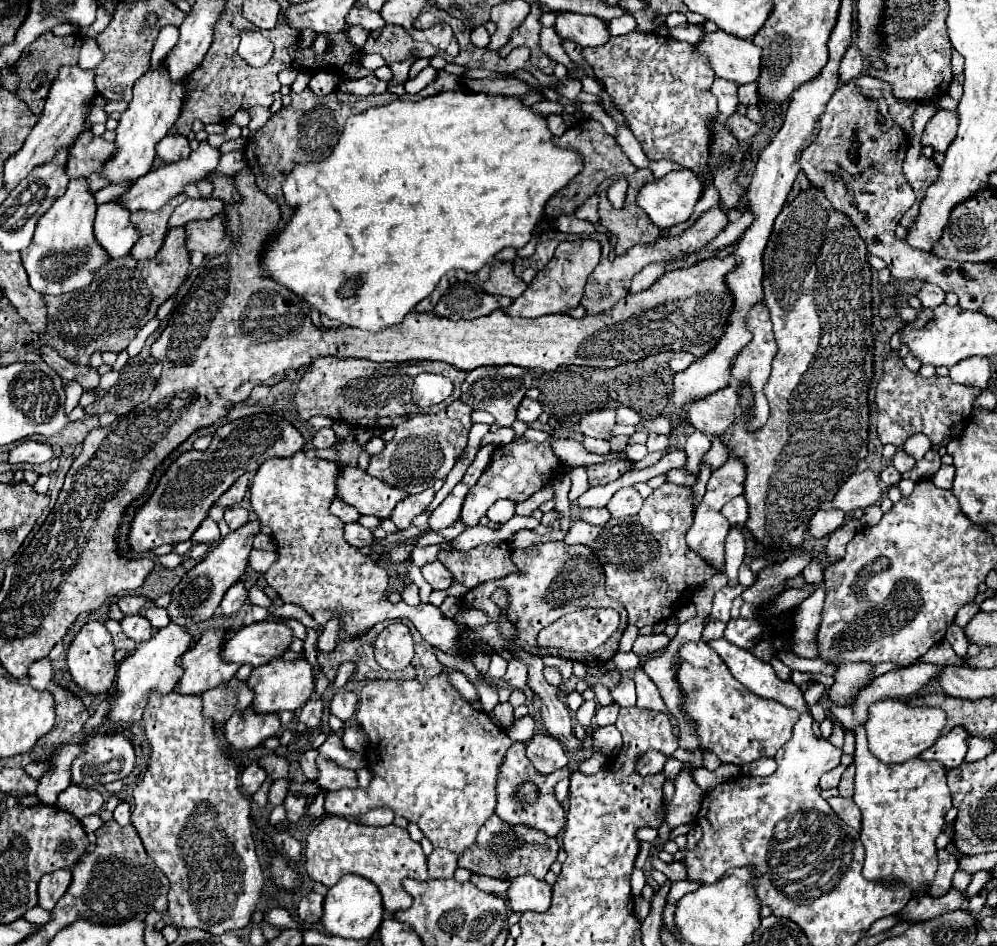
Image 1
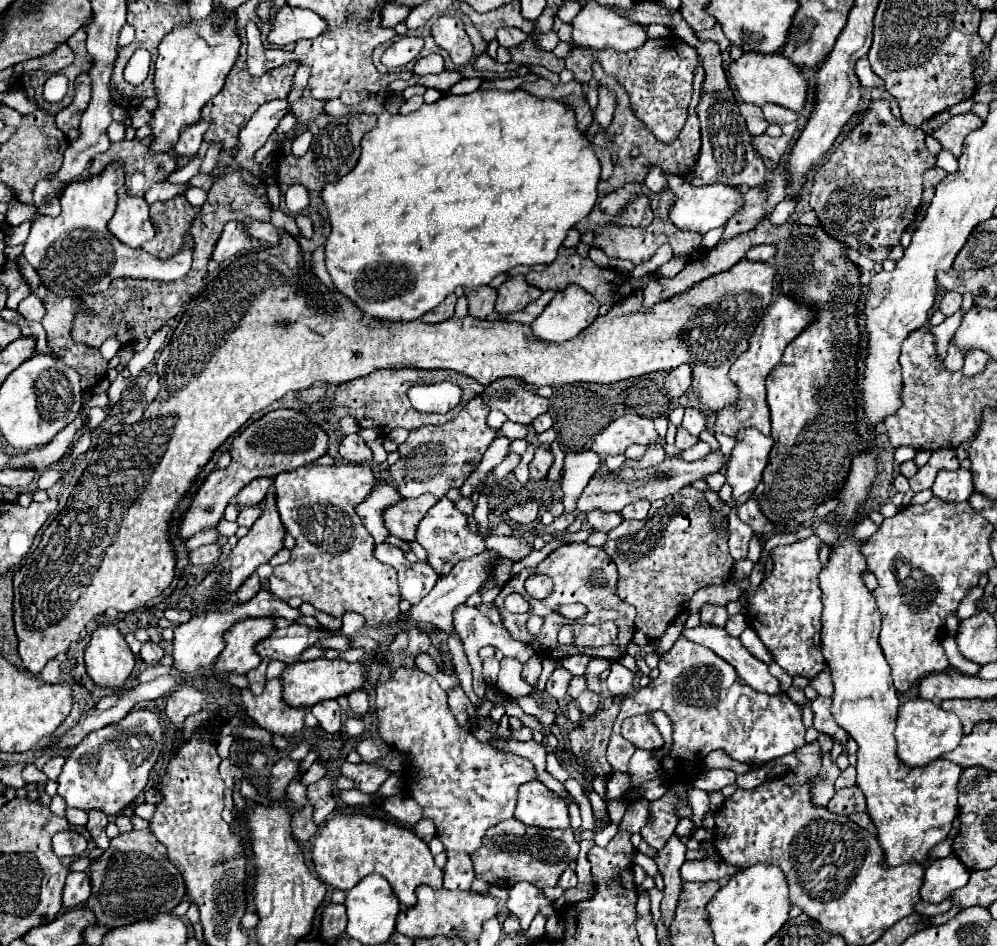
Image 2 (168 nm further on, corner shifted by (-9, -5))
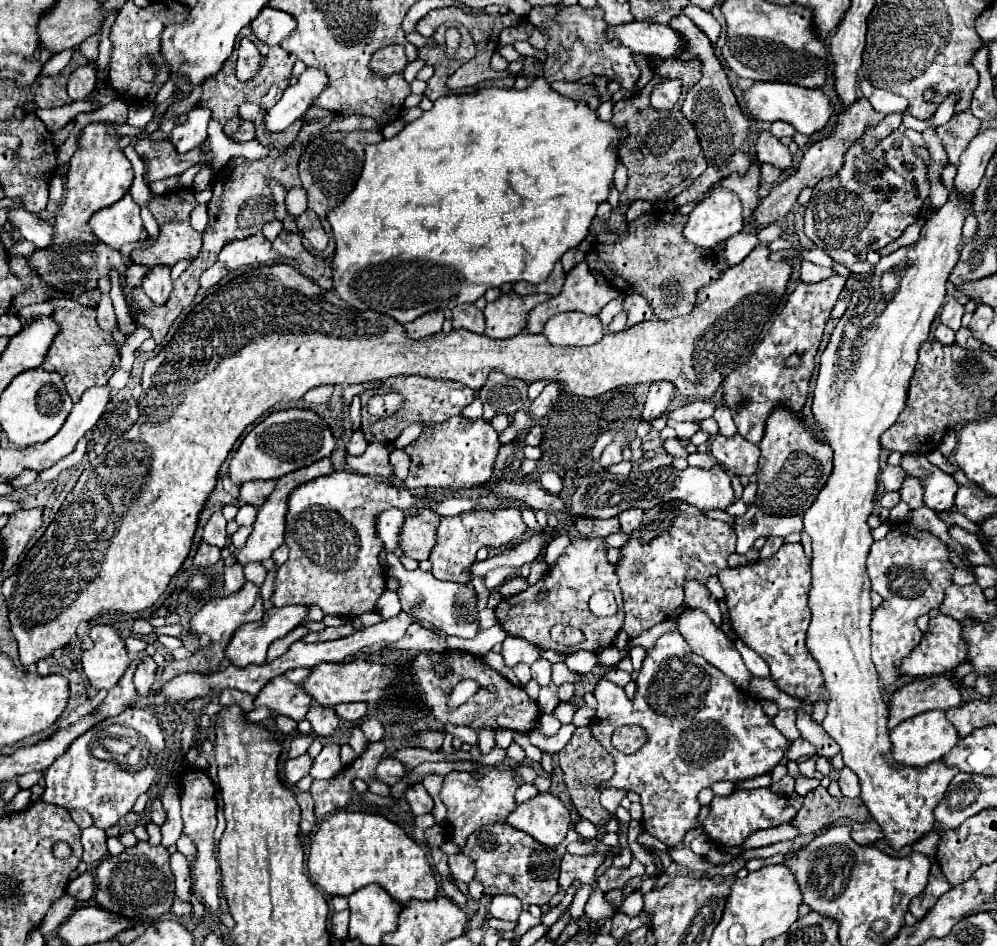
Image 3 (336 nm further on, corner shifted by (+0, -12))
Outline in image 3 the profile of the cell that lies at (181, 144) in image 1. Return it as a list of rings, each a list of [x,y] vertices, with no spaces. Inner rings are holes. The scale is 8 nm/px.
[[[195,107],[189,113],[189,121],[177,125],[171,131],[171,143],[177,147],[179,153],[187,153],[193,147],[201,145],[207,139],[207,123],[211,119],[211,111],[205,107]]]

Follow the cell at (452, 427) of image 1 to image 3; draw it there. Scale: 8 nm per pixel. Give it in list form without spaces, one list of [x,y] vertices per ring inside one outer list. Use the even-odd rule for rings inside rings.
[[[451,417],[443,425],[423,423],[423,435],[405,447],[411,457],[409,477],[405,481],[407,489],[443,489],[459,491],[471,489],[491,479],[493,461],[499,453],[499,433],[483,419],[469,421],[465,417]]]

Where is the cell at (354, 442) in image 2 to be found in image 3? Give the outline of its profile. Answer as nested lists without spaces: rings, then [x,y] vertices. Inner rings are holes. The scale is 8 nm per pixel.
[[[367,447],[367,451],[359,457],[347,457],[347,465],[365,475],[379,475],[385,479],[393,477],[393,467],[389,465],[389,451],[387,447]]]

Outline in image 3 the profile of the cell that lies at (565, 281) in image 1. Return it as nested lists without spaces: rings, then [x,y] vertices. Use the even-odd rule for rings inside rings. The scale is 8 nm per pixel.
[[[571,311],[551,317],[543,335],[553,345],[593,345],[603,337],[603,325],[599,317]]]

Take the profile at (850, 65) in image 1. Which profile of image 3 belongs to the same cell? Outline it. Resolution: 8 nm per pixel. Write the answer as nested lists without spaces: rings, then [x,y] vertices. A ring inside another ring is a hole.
[[[865,79],[859,81],[859,87],[861,87],[861,93],[871,101],[873,109],[883,113],[883,115],[903,113],[907,109],[907,99],[903,99],[903,97],[891,93],[891,91],[885,91],[885,89],[877,89]]]

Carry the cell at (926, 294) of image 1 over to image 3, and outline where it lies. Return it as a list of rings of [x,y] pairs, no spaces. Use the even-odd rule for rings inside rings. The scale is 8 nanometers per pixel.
[[[951,299],[949,303],[943,305],[941,309],[941,315],[939,315],[939,321],[947,327],[951,327],[953,331],[957,331],[961,327],[961,317],[965,313],[965,307],[957,301],[957,299]]]

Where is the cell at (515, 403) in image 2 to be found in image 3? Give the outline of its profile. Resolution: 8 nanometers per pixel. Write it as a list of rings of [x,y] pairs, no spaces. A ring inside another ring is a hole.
[[[549,381],[547,385],[545,385],[545,389],[541,391],[541,395],[531,403],[531,417],[533,419],[541,419],[555,403],[557,403],[557,399],[559,399],[559,395],[561,395],[561,387],[559,387],[559,383],[555,383],[555,381]]]

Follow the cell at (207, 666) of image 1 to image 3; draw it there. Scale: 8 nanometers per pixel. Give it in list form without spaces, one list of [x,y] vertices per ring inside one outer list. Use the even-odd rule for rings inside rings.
[[[305,605],[273,607],[265,611],[265,617],[259,623],[245,623],[235,631],[227,647],[227,659],[237,667],[251,663],[263,665],[267,659],[267,647],[301,625],[307,619],[307,613],[309,607]]]

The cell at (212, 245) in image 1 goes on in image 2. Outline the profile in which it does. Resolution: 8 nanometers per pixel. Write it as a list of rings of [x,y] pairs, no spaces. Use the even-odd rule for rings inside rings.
[[[228,222],[220,234],[220,240],[216,242],[216,248],[212,252],[212,260],[216,262],[222,262],[242,250],[248,250],[248,248],[260,248],[262,244],[258,240],[252,240],[240,224],[236,222]]]

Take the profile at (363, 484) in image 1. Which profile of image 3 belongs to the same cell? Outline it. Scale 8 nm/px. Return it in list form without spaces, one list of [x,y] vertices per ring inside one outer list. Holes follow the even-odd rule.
[[[423,511],[415,519],[405,519],[401,531],[401,549],[405,557],[423,561],[429,559],[431,547],[435,547],[435,531],[439,527],[441,517],[435,511]]]

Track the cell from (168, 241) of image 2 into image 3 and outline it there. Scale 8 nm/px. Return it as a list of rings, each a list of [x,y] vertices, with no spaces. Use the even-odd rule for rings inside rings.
[[[189,187],[175,189],[165,195],[153,197],[149,201],[149,211],[153,213],[153,217],[159,223],[159,239],[147,249],[133,249],[131,261],[137,265],[147,265],[147,267],[153,267],[153,265],[173,267],[179,259],[195,259],[201,249],[201,235],[189,223],[189,217],[195,207],[197,207],[197,201],[193,197],[193,189],[189,189]]]

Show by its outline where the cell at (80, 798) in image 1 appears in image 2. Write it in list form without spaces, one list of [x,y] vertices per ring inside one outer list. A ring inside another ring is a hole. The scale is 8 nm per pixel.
[[[96,810],[88,812],[88,824],[86,824],[86,828],[88,828],[92,840],[96,842],[96,846],[102,848],[102,850],[106,850],[108,844],[110,844],[108,836],[104,832],[106,824],[108,824],[108,816],[104,816],[104,812],[96,812]]]

